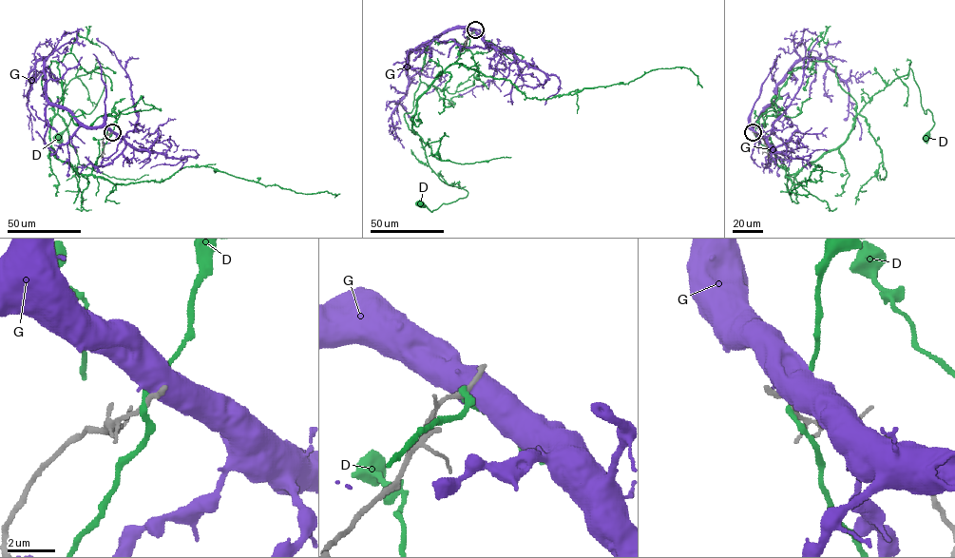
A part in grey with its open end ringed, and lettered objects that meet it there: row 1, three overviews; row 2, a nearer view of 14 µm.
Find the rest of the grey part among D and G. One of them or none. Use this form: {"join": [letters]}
{"join": []}

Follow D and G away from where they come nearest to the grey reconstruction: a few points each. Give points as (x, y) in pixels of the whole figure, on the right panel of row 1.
D: (754, 133), (787, 175), (795, 174), (836, 149), (869, 99), (910, 68), (934, 123), (926, 138)
G: (754, 132), (776, 85), (796, 62), (816, 58), (847, 85), (859, 140)

